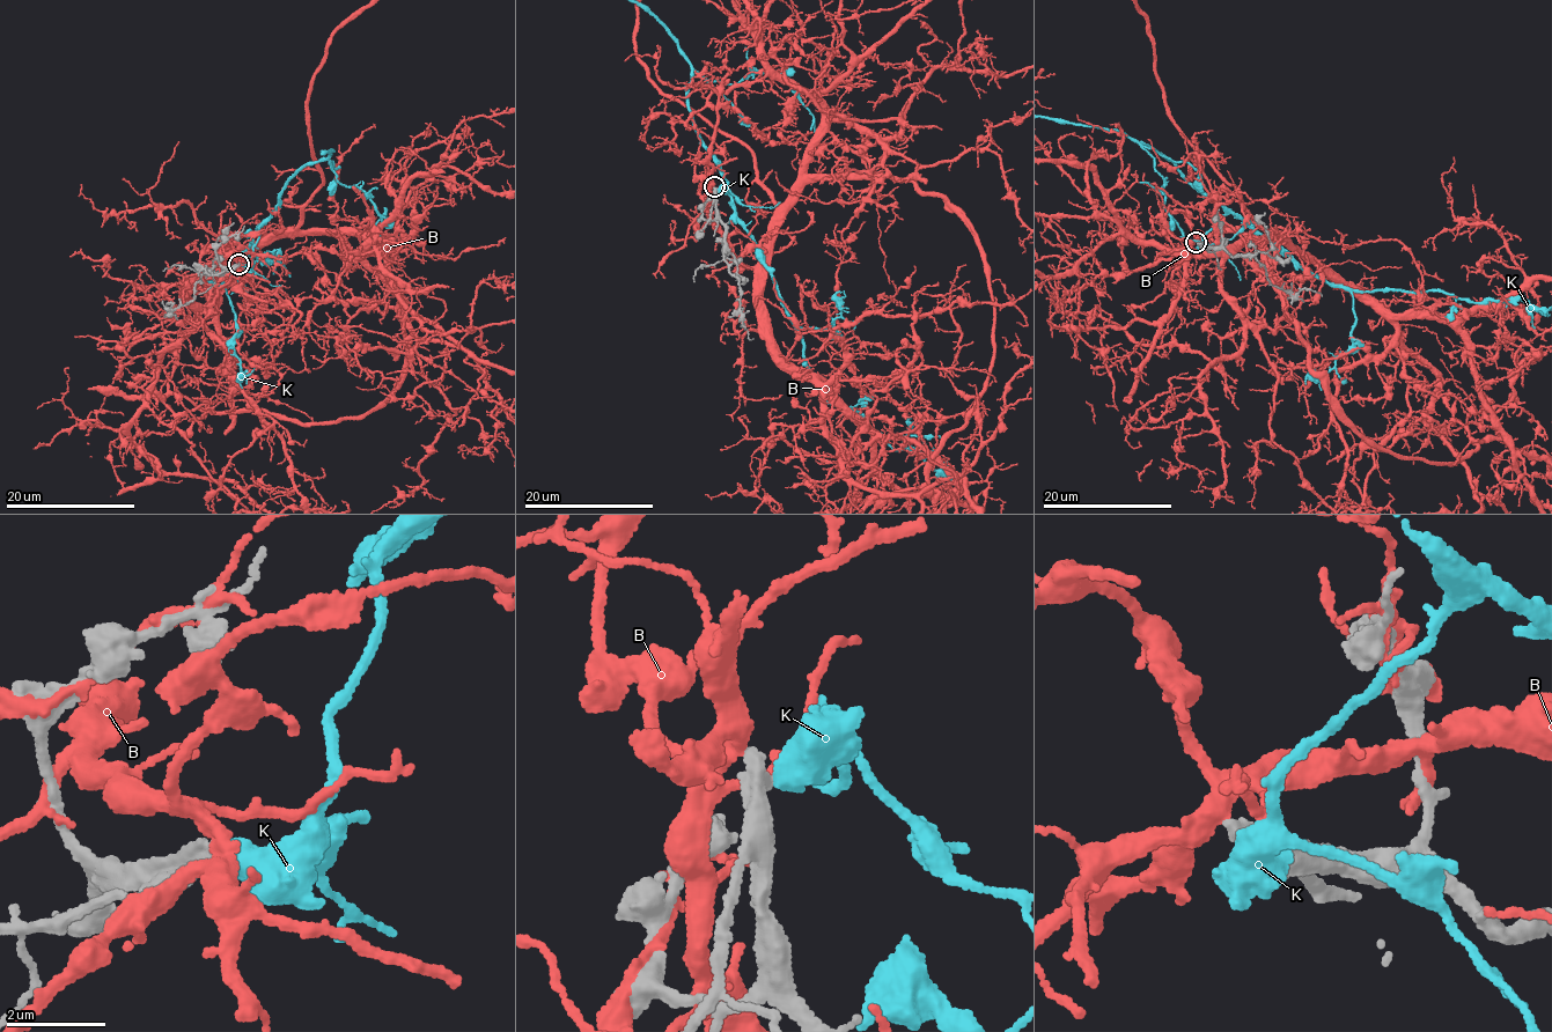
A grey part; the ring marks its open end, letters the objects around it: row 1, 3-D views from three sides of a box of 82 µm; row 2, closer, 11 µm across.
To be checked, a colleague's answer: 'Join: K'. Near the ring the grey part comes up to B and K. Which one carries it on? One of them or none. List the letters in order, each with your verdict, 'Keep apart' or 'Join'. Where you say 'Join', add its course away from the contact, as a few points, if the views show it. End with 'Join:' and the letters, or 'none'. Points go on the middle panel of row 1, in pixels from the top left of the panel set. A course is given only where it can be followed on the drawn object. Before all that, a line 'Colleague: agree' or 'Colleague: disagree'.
Colleague: disagree
B: Keep apart
K: Keep apart
Join: none

